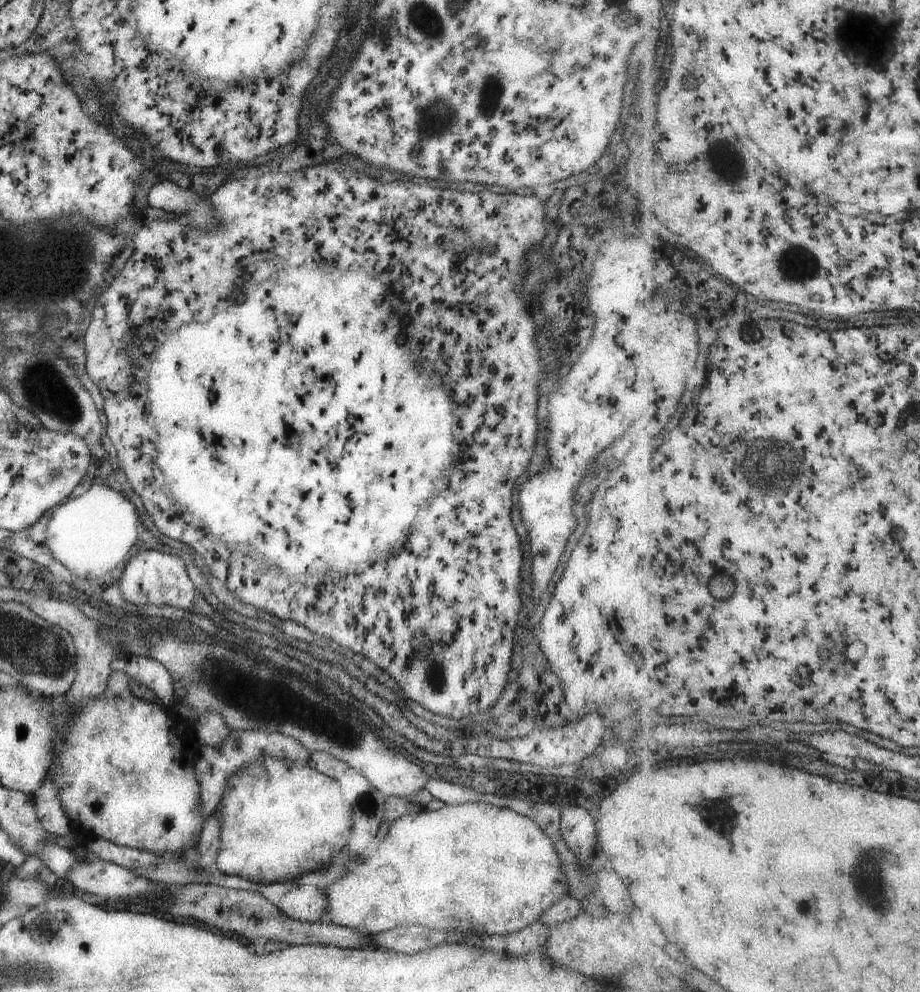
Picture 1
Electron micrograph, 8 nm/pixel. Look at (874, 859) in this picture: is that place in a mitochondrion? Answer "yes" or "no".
yes

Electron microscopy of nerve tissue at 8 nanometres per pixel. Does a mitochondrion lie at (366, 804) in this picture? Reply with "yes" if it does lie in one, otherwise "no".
yes

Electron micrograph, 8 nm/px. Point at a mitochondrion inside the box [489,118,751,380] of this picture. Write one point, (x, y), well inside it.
(726, 160)

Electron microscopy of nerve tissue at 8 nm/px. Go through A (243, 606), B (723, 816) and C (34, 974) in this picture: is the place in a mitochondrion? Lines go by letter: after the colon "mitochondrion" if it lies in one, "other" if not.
A: other
B: mitochondrion
C: mitochondrion

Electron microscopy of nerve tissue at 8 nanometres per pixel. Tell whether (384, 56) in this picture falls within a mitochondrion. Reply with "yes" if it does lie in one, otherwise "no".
no

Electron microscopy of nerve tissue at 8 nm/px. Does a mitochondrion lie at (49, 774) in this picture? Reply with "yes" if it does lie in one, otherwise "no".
no

